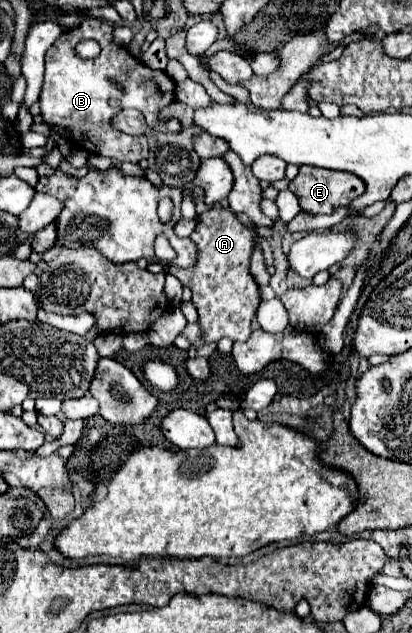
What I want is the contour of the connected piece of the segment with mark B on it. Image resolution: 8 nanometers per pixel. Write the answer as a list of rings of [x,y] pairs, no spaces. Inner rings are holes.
[[[85,19],[79,27],[71,29],[71,31],[63,31],[59,35],[59,39],[53,43],[53,47],[47,51],[45,55],[45,83],[43,83],[43,91],[39,95],[39,103],[41,103],[41,115],[45,117],[45,123],[51,127],[63,127],[69,131],[71,135],[71,143],[75,143],[81,149],[87,149],[89,153],[95,155],[103,155],[109,157],[113,161],[131,161],[131,163],[139,163],[141,159],[147,157],[149,153],[149,145],[147,145],[147,137],[145,135],[127,135],[117,131],[111,125],[111,119],[127,107],[139,109],[145,115],[145,121],[149,127],[153,129],[163,129],[163,131],[179,131],[181,123],[177,119],[167,119],[161,121],[159,113],[163,107],[167,107],[169,103],[173,103],[175,99],[175,81],[165,73],[165,71],[153,71],[147,65],[143,65],[139,59],[135,59],[125,47],[115,45],[113,43],[113,25],[109,25],[107,21],[101,19]],[[81,39],[95,39],[101,45],[101,55],[97,59],[81,59],[75,55],[75,45]],[[113,81],[121,81],[123,85],[117,87]],[[133,141],[139,141],[139,149],[133,149]]]

